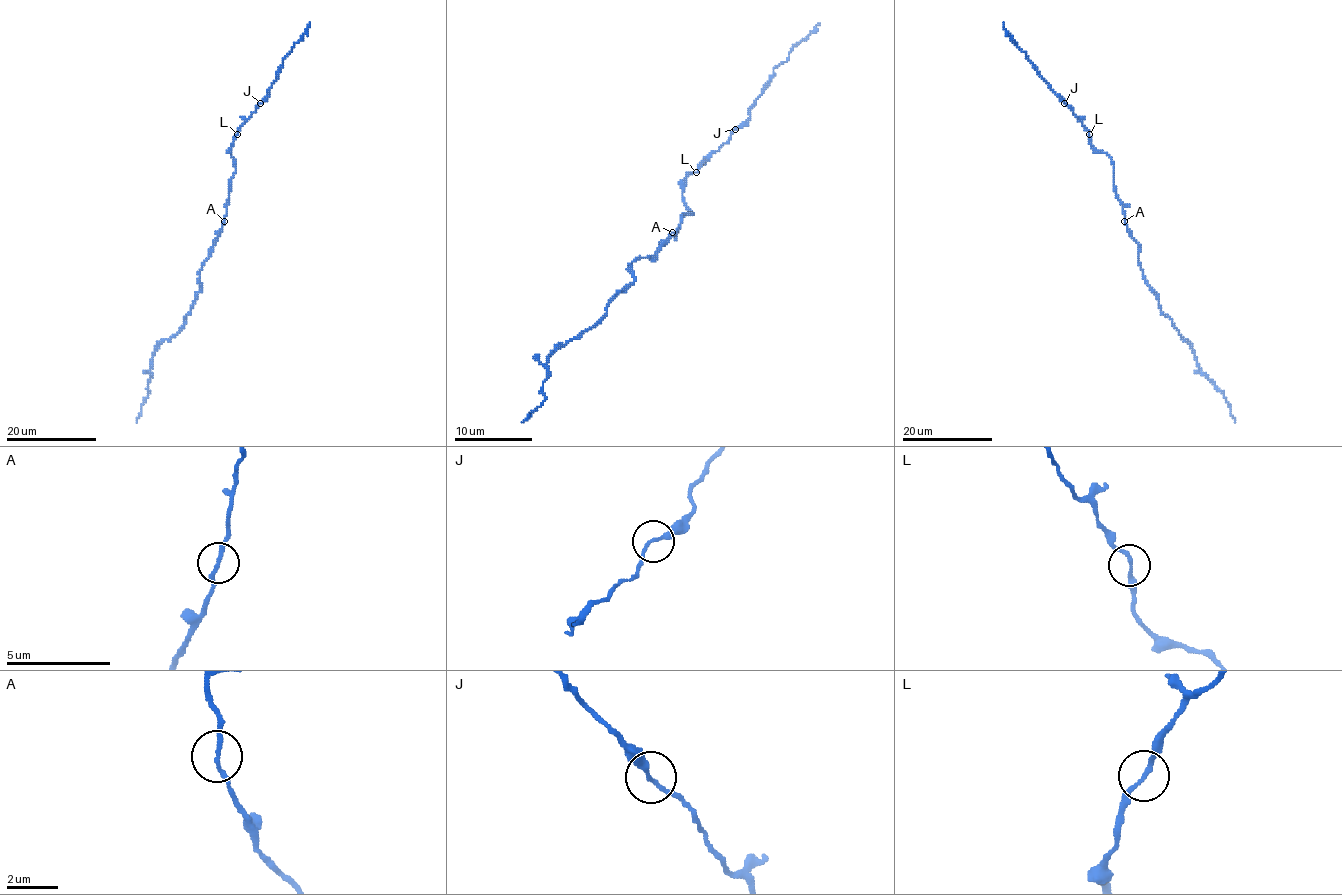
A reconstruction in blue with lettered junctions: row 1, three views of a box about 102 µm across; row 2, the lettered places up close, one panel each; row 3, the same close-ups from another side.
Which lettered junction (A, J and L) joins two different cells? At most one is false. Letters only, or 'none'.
none

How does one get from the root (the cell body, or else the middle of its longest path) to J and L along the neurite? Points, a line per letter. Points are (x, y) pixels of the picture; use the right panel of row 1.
J: (1124, 219), (1122, 203), (1115, 194), (1112, 159), (1090, 144), (1086, 127), (1065, 103)
L: (1124, 219), (1122, 203), (1115, 194), (1113, 161), (1090, 144), (1089, 134)

